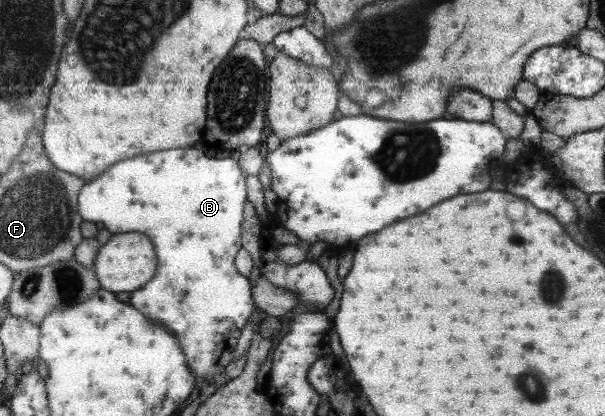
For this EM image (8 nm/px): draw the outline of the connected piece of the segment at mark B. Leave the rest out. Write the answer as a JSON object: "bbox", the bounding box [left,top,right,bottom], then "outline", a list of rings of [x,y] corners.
{"bbox":[79,149,255,389],"outline":[[[168,149],[168,151],[152,152],[150,155],[138,155],[134,159],[124,159],[120,163],[116,163],[114,167],[108,167],[108,171],[100,179],[86,182],[79,196],[79,211],[84,221],[102,223],[102,225],[106,225],[106,229],[110,233],[138,231],[138,233],[150,235],[150,239],[154,239],[154,247],[158,247],[158,275],[154,275],[154,279],[150,283],[146,283],[146,287],[142,287],[140,291],[134,291],[132,297],[130,297],[130,303],[134,303],[134,307],[138,307],[138,311],[146,311],[146,315],[150,315],[150,319],[154,319],[156,323],[162,323],[164,327],[168,327],[170,333],[178,337],[178,343],[182,345],[182,350],[186,354],[186,360],[188,360],[190,370],[193,371],[194,376],[198,379],[204,377],[209,384],[215,384],[217,389],[222,388],[226,382],[230,382],[225,367],[230,361],[234,360],[238,337],[241,337],[241,331],[247,325],[255,304],[252,303],[253,295],[250,295],[250,283],[248,283],[246,276],[243,276],[237,270],[236,266],[238,251],[242,249],[242,245],[240,245],[240,223],[242,223],[242,209],[244,209],[245,203],[246,179],[242,175],[242,169],[238,167],[238,163],[231,157],[223,159],[206,157],[198,149]]]}

